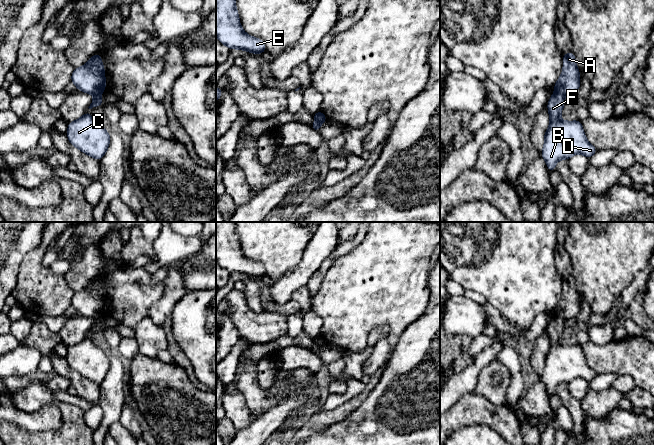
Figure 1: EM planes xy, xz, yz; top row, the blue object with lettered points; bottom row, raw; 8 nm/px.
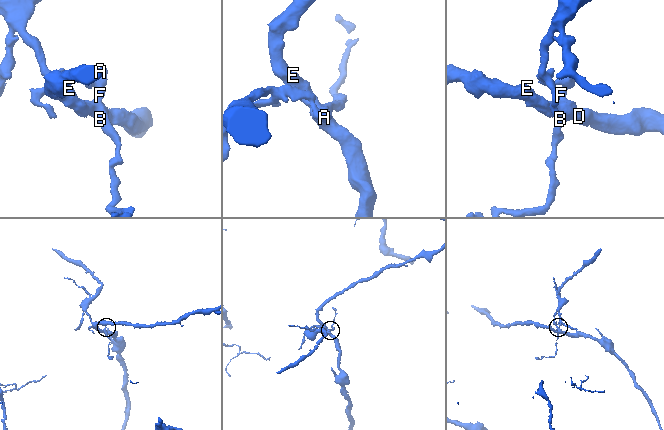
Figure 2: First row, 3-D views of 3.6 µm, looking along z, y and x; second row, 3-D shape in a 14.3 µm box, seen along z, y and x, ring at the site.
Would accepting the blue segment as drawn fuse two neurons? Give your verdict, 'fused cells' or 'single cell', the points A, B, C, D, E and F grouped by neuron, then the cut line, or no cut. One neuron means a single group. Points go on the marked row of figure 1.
fused cells; A / B C D E F; cut in yz along (555, 90), (563, 95)

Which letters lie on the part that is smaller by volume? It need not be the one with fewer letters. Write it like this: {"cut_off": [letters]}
{"cut_off": ["A"]}

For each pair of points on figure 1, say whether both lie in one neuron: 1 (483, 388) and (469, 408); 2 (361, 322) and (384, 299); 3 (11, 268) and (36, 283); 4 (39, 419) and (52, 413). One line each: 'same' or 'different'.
1: different
2: same
3: different
4: same

